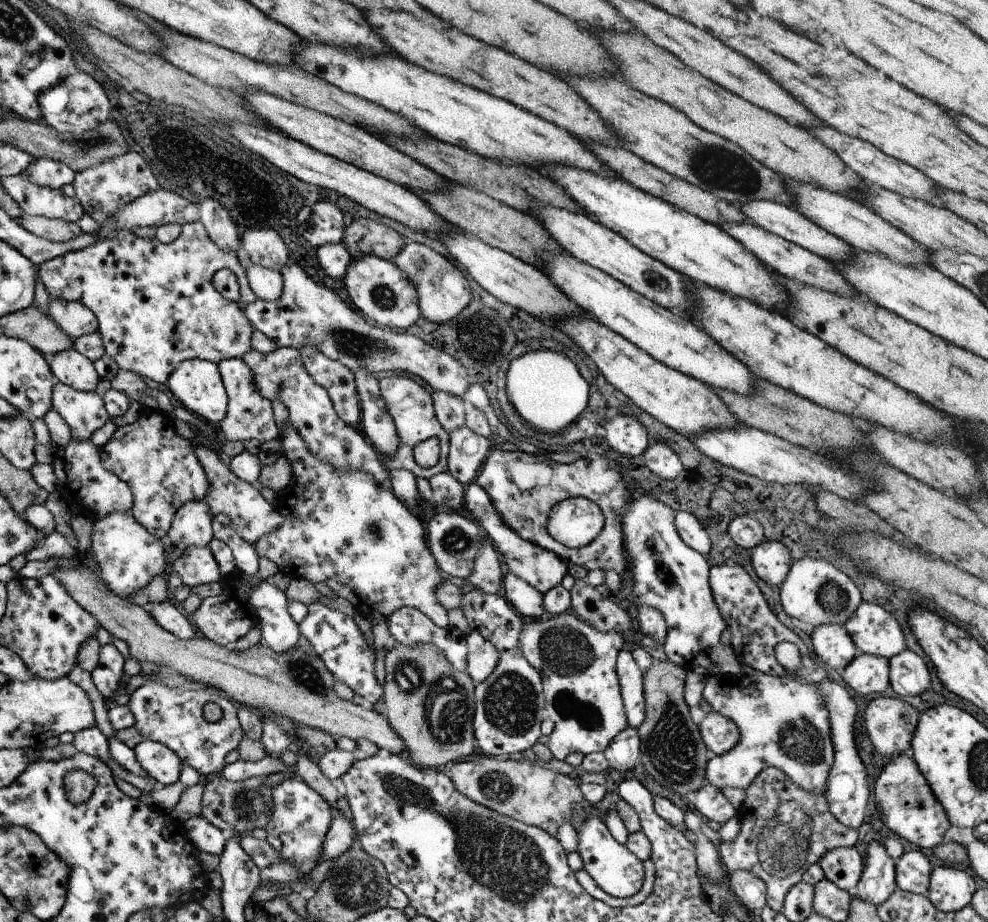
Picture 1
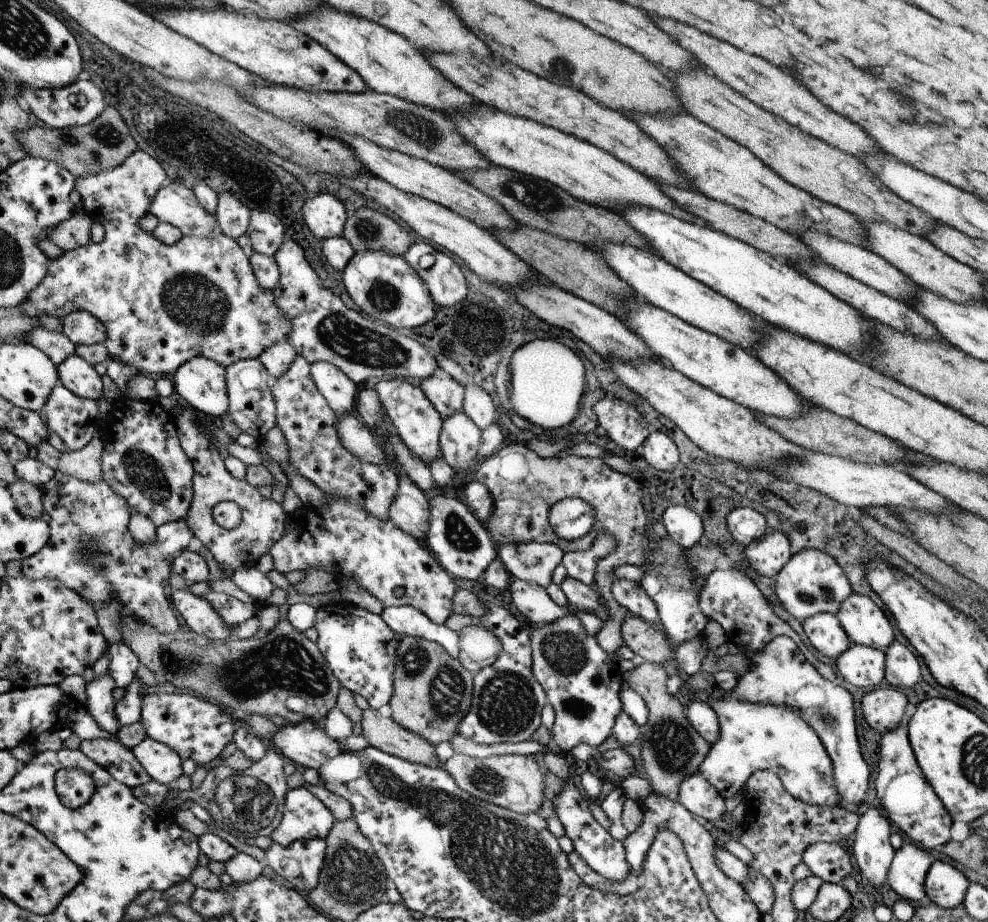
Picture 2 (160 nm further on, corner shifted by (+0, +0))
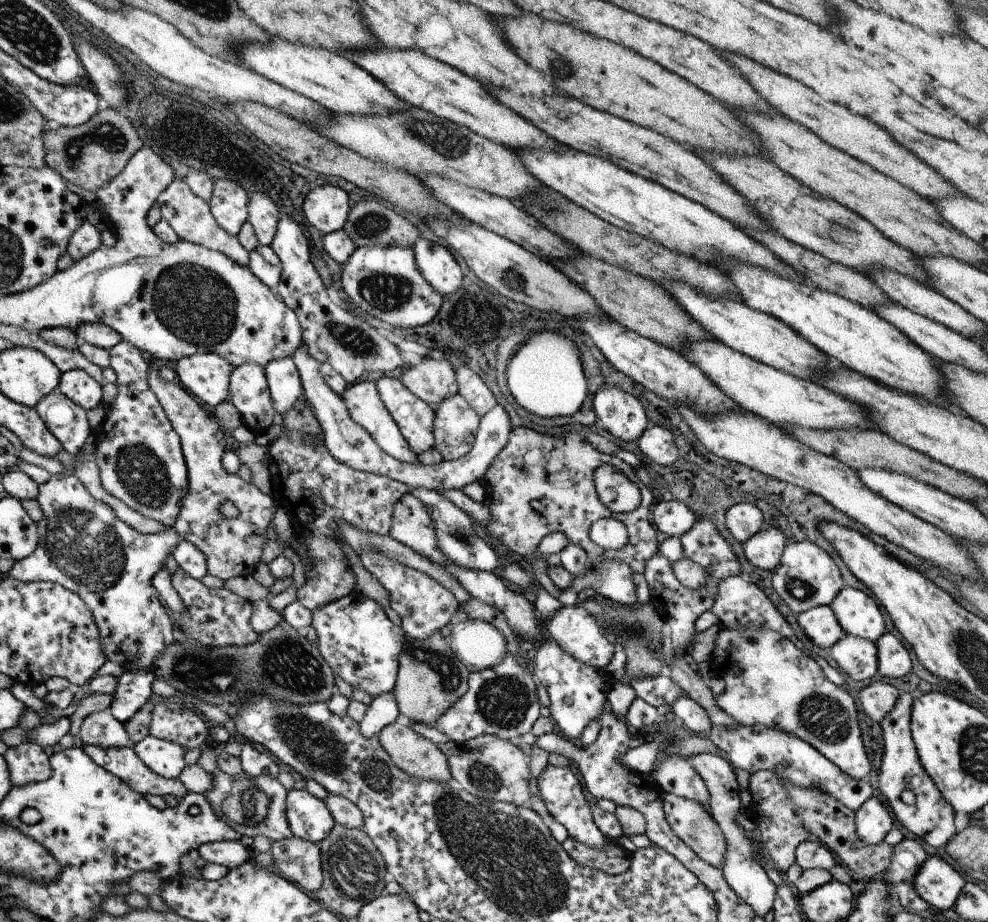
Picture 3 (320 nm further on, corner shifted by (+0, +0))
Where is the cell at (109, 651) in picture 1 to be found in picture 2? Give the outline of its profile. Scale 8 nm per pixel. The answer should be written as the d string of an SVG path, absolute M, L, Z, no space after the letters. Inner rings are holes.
M108 673L101 677L94 676L94 678L90 684L87 684L86 711L95 718L96 724L101 726L102 730L116 737L121 730L115 708L116 701L112 697L116 682Z

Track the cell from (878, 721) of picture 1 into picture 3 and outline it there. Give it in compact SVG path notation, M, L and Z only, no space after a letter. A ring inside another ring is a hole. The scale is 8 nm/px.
M874 680L858 695L858 701L865 714L874 722L881 723L892 712L900 694L892 684Z

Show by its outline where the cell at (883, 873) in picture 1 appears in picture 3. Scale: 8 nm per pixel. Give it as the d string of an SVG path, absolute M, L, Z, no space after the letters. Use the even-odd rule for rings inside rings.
M871 797L866 800L855 812L855 828L858 838L866 846L876 846L885 841L894 822L878 798Z

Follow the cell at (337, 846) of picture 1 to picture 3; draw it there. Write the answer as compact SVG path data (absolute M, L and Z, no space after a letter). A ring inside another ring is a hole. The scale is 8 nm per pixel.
M293 837L272 843L270 852L279 876L294 880L311 894L322 887L322 854L316 843Z

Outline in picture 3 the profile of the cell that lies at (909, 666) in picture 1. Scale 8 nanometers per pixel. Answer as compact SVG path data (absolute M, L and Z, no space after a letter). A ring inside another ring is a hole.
M890 632L875 642L878 648L878 673L886 678L900 678L912 670L910 652Z

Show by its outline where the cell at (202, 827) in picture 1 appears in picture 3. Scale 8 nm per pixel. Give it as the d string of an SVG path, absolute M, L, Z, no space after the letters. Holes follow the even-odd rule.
M217 841L202 844L198 848L200 857L207 863L217 863L234 869L248 862L248 852L240 841Z

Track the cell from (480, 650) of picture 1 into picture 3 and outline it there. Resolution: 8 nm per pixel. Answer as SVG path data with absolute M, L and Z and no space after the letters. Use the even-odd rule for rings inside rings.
M481 619L460 622L447 638L454 655L470 673L494 668L506 656L504 636L492 624Z

